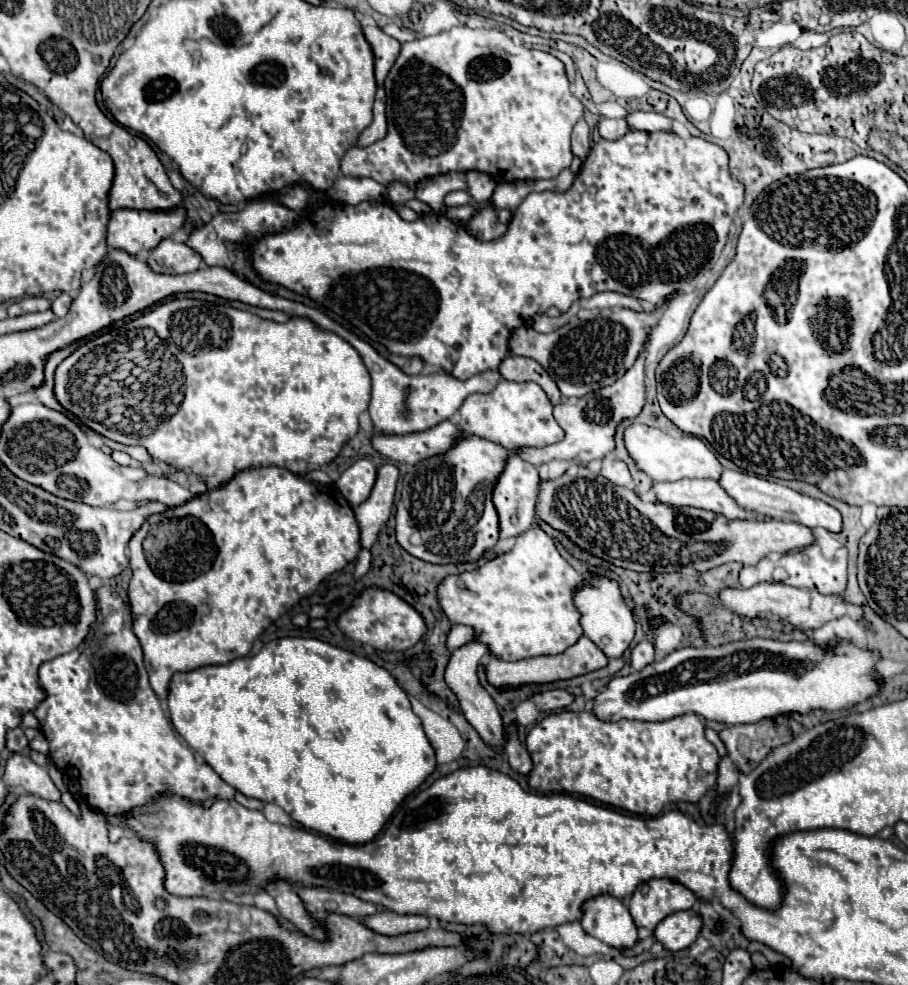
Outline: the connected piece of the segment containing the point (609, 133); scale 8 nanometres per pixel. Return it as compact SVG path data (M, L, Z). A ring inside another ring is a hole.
M600 119L600 123L598 123L598 129L600 129L600 135L604 137L604 139L620 139L622 135L626 135L626 131L628 131L628 123L626 123L626 119Z

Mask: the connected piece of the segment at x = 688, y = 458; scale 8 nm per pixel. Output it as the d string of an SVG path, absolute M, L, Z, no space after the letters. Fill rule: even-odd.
M632 423L626 427L622 439L636 467L648 477L652 477L654 481L676 481L684 477L688 479L718 479L720 477L722 465L718 463L716 455L708 449L708 445L700 437L684 435L680 439L674 439L656 427Z

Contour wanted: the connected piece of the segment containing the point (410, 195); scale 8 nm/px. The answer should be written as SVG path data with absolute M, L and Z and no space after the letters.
M394 181L394 183L386 185L386 189L388 189L388 201L394 207L400 207L406 201L414 199L414 189L408 187L408 185L404 185L404 183L400 183L400 181Z

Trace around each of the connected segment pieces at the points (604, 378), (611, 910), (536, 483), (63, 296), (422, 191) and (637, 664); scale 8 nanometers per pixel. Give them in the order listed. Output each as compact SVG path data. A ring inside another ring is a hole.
M676 293L668 295L664 303L658 305L654 311L638 313L616 307L606 311L590 311L586 313L586 319L574 315L564 327L552 333L538 333L532 327L518 327L510 335L508 349L514 355L538 361L544 367L544 371L552 377L552 381L558 385L564 397L582 397L606 385L612 385L632 367L632 363L644 351L652 327L656 327L662 311L674 297Z
M598 895L588 899L582 905L580 925L588 935L616 949L634 947L638 941L636 925L628 907L612 895Z
M510 451L506 465L504 465L504 471L498 475L498 481L496 481L494 491L492 491L492 503L494 503L498 519L500 519L500 523L498 523L500 539L516 537L520 531L526 531L528 527L532 527L538 491L540 491L540 477L538 477L536 467L530 465L528 461L520 459L518 453Z
M60 293L54 301L52 301L52 313L56 315L56 317L64 317L66 313L68 313L68 307L70 307L70 303L72 303L72 297L68 295L68 293Z
M446 173L446 175L422 179L416 183L418 199L428 203L436 213L444 211L444 197L450 191L458 191L458 189L468 189L464 173Z
M640 641L634 649L632 649L632 655L630 655L630 667L634 671L640 671L644 669L648 663L654 661L654 647L650 641Z

